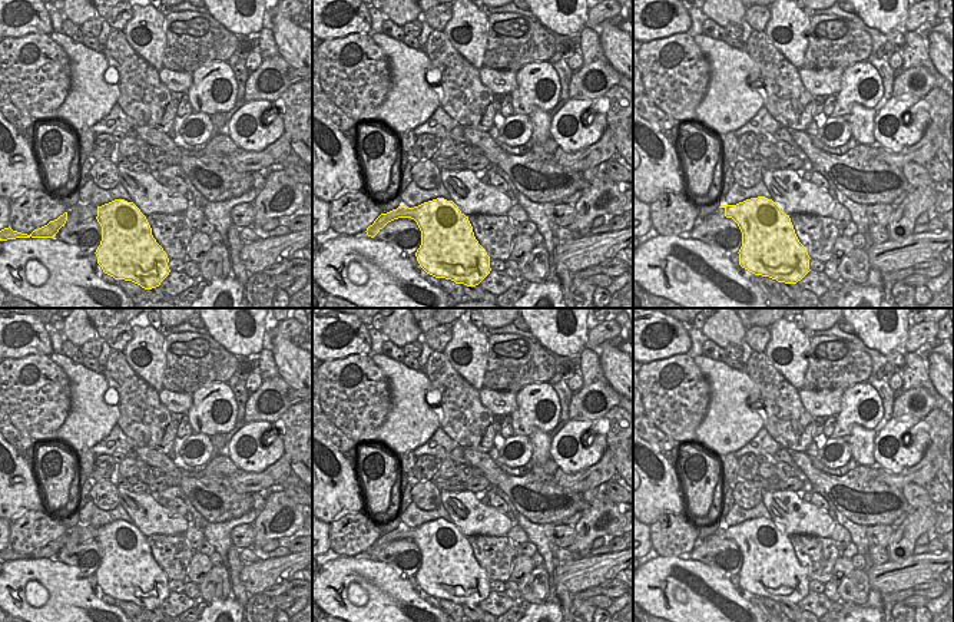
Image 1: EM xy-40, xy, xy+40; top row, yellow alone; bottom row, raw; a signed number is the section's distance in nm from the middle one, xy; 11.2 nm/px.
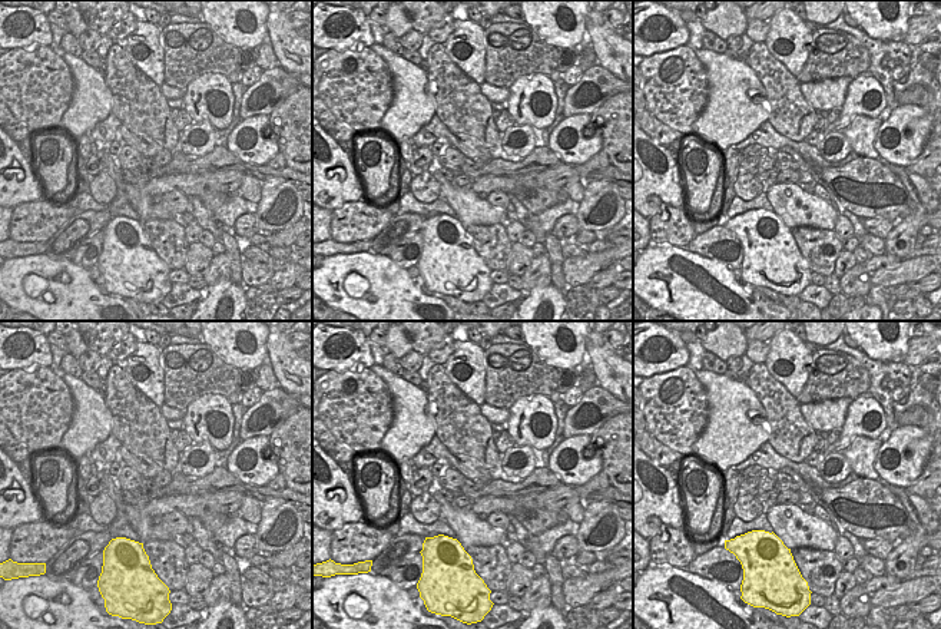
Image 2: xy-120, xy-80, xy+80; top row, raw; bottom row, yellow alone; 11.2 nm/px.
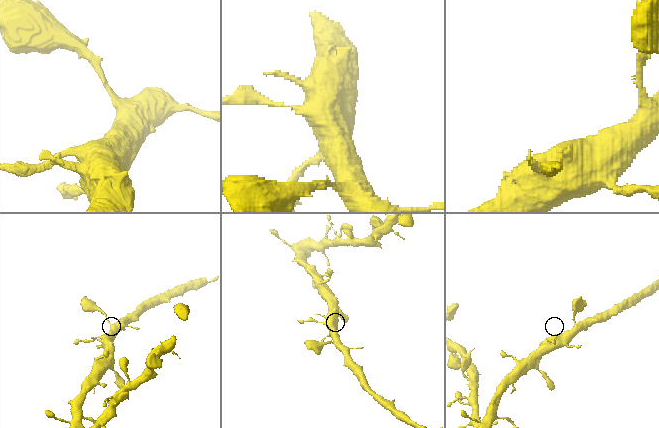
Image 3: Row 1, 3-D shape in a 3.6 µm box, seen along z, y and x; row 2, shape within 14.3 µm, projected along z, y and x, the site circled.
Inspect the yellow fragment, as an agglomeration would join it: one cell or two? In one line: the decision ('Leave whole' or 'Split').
Leave whole.

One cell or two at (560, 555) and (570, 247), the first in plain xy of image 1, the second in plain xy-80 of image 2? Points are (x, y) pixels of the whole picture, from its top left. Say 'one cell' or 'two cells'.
one cell

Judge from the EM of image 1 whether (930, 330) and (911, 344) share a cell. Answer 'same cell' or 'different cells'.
same cell

